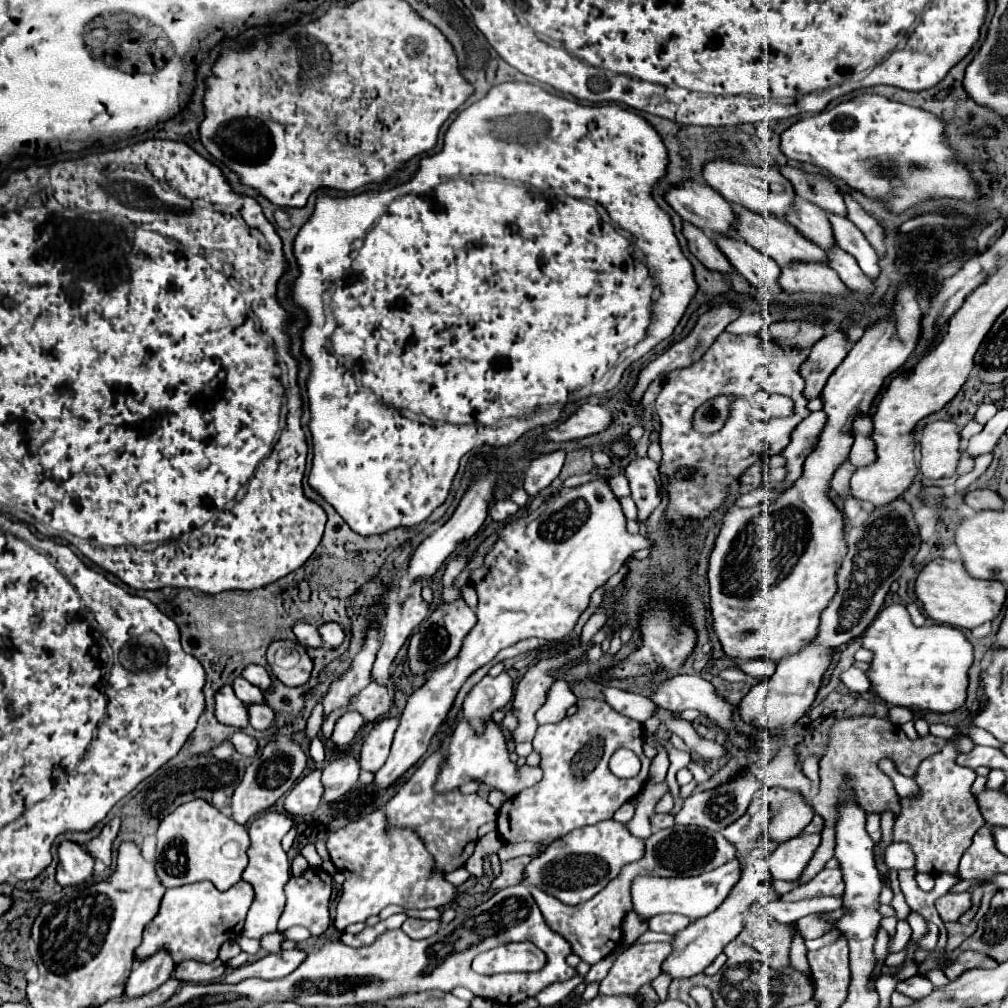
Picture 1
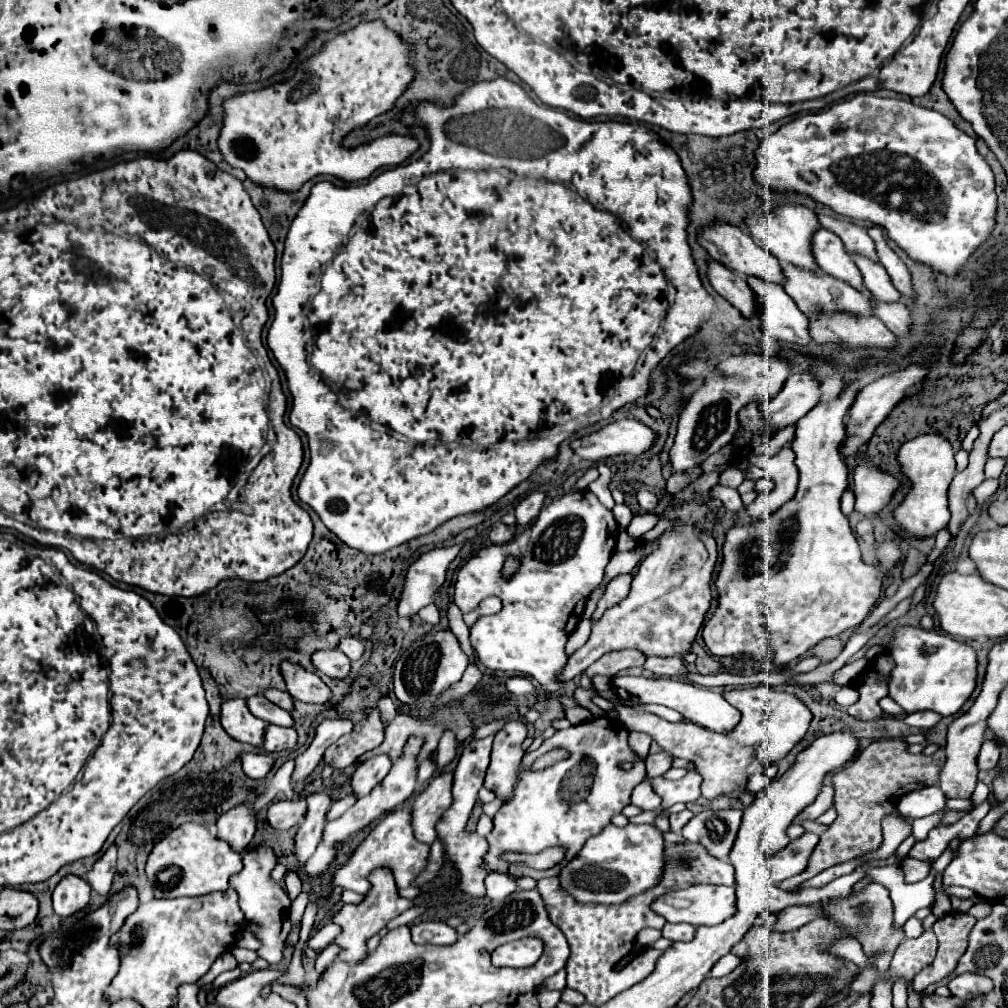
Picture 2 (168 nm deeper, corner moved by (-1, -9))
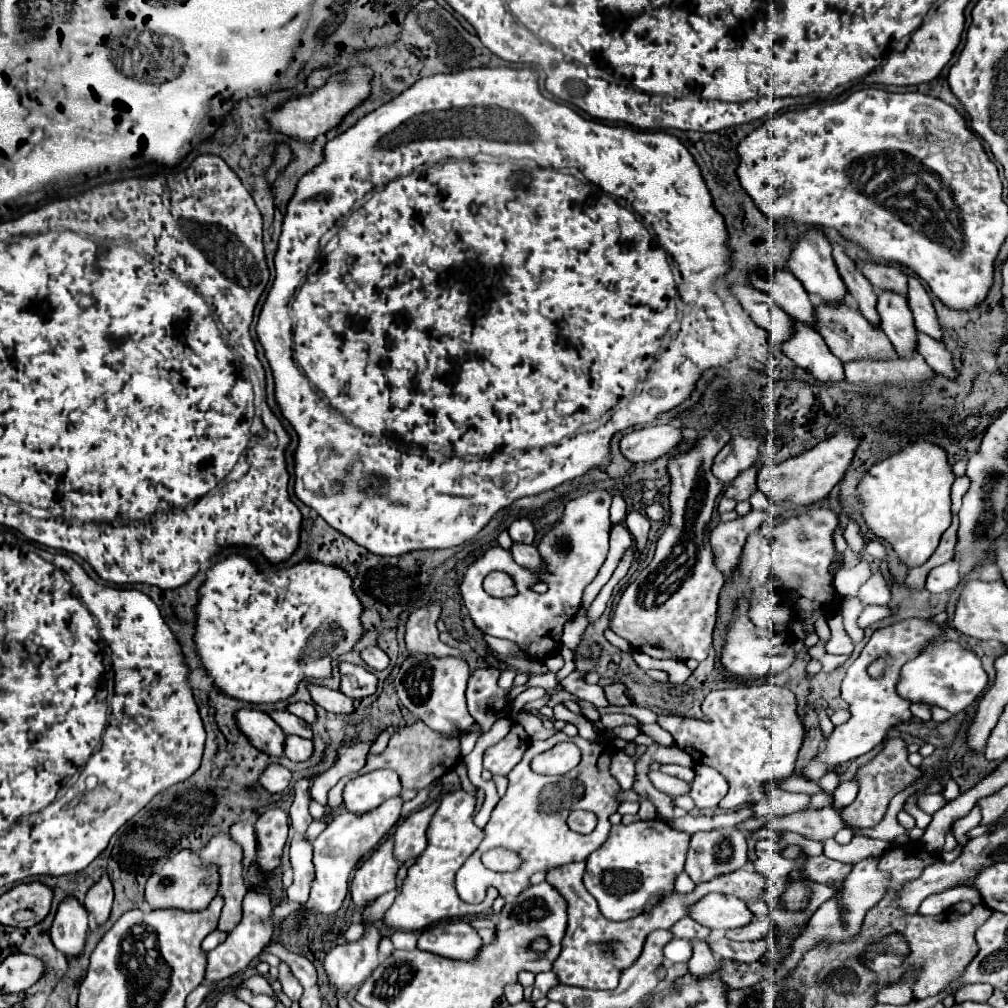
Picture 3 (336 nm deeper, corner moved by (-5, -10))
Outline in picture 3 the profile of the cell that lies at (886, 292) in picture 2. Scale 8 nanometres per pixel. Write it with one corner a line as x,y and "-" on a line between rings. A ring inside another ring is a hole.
882,292
876,308
882,318
882,330
894,344
896,352
902,358
912,358
916,352
916,328
906,298
892,292

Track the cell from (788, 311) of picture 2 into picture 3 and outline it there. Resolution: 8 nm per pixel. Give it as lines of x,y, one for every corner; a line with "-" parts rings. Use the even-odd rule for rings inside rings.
796,322
794,336
780,348
798,368
808,370
818,382
840,382
846,378
844,364
828,350
824,338
800,322

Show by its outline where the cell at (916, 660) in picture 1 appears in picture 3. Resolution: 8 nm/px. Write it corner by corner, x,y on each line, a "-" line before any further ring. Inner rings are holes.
936,640
918,658
910,660
902,668
902,678
898,682
898,694
910,702
924,702
940,706
950,714
958,714
974,704
974,700
988,686
988,674
984,672
978,656
964,650
956,642

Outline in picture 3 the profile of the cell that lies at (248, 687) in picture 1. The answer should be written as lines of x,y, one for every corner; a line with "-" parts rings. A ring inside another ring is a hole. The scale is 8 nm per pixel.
284,710
284,712
272,712
270,718
276,720
276,724
278,724
286,734
296,734
296,736
300,736
300,738
312,740
312,728
310,728
310,724
304,722
302,718
296,718
296,716
290,714
288,710

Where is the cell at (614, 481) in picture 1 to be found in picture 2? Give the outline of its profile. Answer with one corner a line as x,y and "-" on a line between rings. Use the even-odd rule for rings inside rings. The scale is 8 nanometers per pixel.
616,504
613,509
614,518
620,527
619,529
624,529
630,523
633,518
633,513
631,509
625,504

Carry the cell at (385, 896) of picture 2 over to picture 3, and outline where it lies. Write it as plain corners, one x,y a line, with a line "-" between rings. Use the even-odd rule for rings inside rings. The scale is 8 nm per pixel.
366,928
366,934
358,942
338,944
330,948
324,960
330,988
336,992
352,992
358,988
378,966
378,928

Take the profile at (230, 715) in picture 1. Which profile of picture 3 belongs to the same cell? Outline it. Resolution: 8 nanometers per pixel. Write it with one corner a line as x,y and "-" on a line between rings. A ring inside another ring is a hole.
240,710
236,714
240,730
250,738
250,742
272,756
282,756
284,754
284,740
286,734
276,726
276,722
258,710

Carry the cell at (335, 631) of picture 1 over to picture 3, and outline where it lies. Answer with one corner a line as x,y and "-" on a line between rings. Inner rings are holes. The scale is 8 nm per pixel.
370,646
366,650
362,650
362,658
364,662
374,668
374,670
384,670
388,664
390,664
390,658
386,656
384,650
380,650
378,646

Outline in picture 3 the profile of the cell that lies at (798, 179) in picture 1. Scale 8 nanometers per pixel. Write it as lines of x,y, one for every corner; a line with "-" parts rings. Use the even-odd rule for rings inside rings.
866,262
866,264
862,264
862,274
868,276
872,286
878,290
890,290
900,296
908,294
908,276
904,276
902,272
898,272
892,266

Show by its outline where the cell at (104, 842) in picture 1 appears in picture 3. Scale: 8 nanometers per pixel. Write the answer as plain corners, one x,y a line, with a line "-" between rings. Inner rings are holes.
104,874
100,878
100,882
96,882
84,900
84,908
88,910
88,914
94,916
96,924
102,926
112,910
112,898
114,898
114,890
112,890
112,882
108,880
108,874

